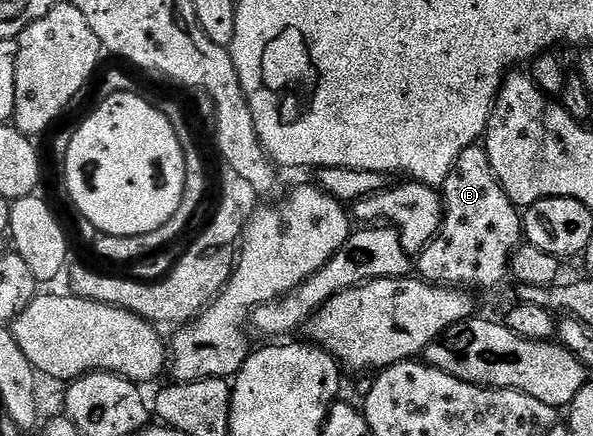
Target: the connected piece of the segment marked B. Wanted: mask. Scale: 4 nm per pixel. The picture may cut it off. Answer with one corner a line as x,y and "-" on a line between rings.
484,145
468,146
463,150
459,160
455,162
455,168
451,168
451,172
447,176
443,187
443,201
445,204
445,215
441,221
441,231
433,237
431,244
426,246
420,254
415,258
415,270
424,281
431,282
435,286
447,286
450,288
462,288
465,290
497,290
505,281
510,281
511,278
511,263
513,254
517,247
523,242
523,214
522,211
512,202
507,196
507,192
503,192
503,188
499,184
499,180
495,176
495,168
491,168
491,160
487,156

